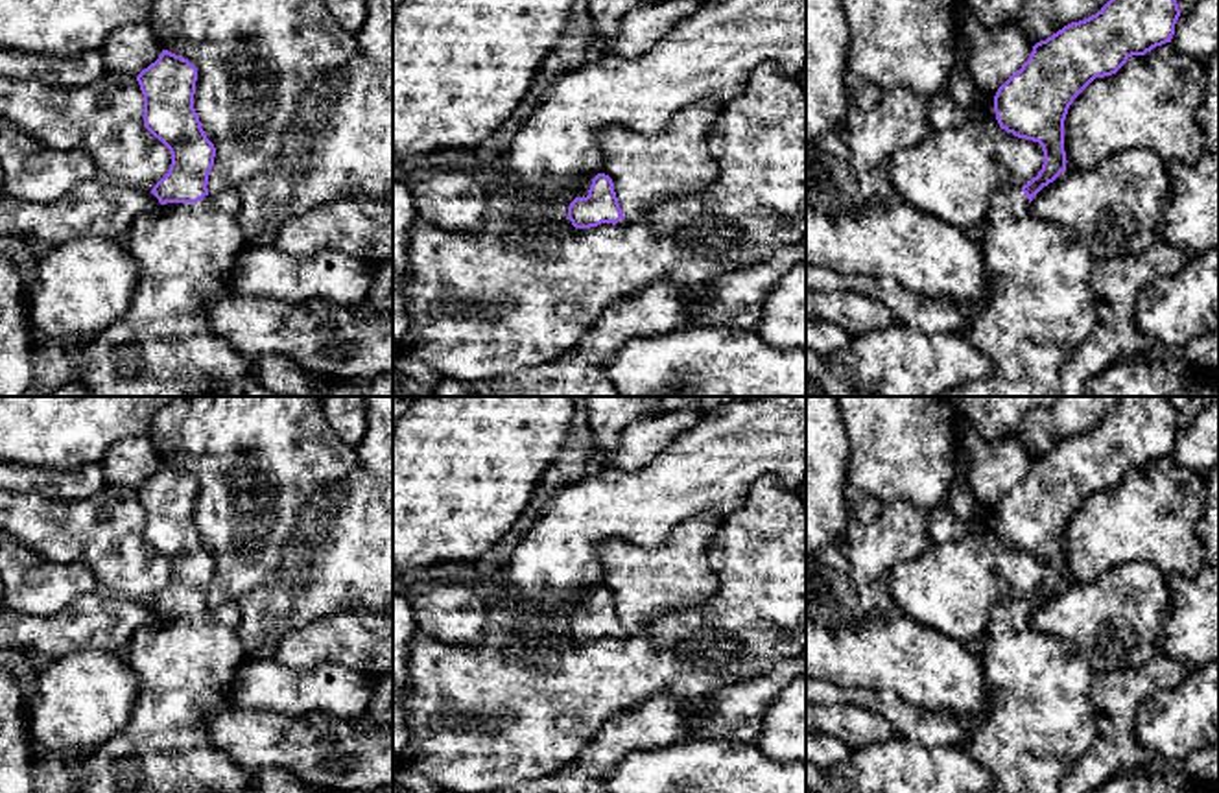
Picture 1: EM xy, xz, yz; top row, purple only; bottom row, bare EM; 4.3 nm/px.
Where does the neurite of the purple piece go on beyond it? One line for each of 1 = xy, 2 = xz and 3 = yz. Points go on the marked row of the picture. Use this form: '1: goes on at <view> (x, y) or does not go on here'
1: goes on at xy (163, 345)
2: goes on at xz (581, 190)
3: goes on at yz (1041, 308)

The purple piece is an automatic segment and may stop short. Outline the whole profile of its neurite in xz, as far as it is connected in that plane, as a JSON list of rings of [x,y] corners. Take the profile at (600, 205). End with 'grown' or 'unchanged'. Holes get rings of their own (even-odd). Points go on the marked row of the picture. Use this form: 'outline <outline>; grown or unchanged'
outline [[[598,173],[594,179],[583,181],[575,192],[575,199],[568,207],[568,219],[575,229],[590,229],[601,223],[625,225],[614,183],[609,175]]]; grown

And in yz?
outline [[[1108,0],[1095,15],[1071,22],[1033,46],[1029,59],[994,96],[994,112],[1001,129],[1018,138],[1042,146],[1044,164],[1036,177],[1024,186],[1007,186],[990,197],[985,221],[983,258],[992,290],[970,317],[970,341],[990,360],[990,374],[944,391],[941,396],[1060,396],[1060,371],[1071,352],[1092,334],[1097,315],[1090,288],[1094,256],[1084,240],[1057,223],[1040,219],[1029,207],[1033,197],[1066,172],[1064,120],[1073,100],[1095,79],[1116,74],[1129,57],[1145,55],[1171,42],[1180,17],[1177,0]]]; grown

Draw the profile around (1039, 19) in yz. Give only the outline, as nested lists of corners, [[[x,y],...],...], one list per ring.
[[[1025,0],[1014,26],[1029,42],[1036,44],[1064,26],[1095,15],[1107,2],[1108,0]]]

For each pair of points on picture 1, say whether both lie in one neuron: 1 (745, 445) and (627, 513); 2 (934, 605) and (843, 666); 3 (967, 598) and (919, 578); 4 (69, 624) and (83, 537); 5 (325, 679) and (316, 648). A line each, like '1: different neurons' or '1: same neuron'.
1: same neuron
2: different neurons
3: same neuron
4: different neurons
5: different neurons

